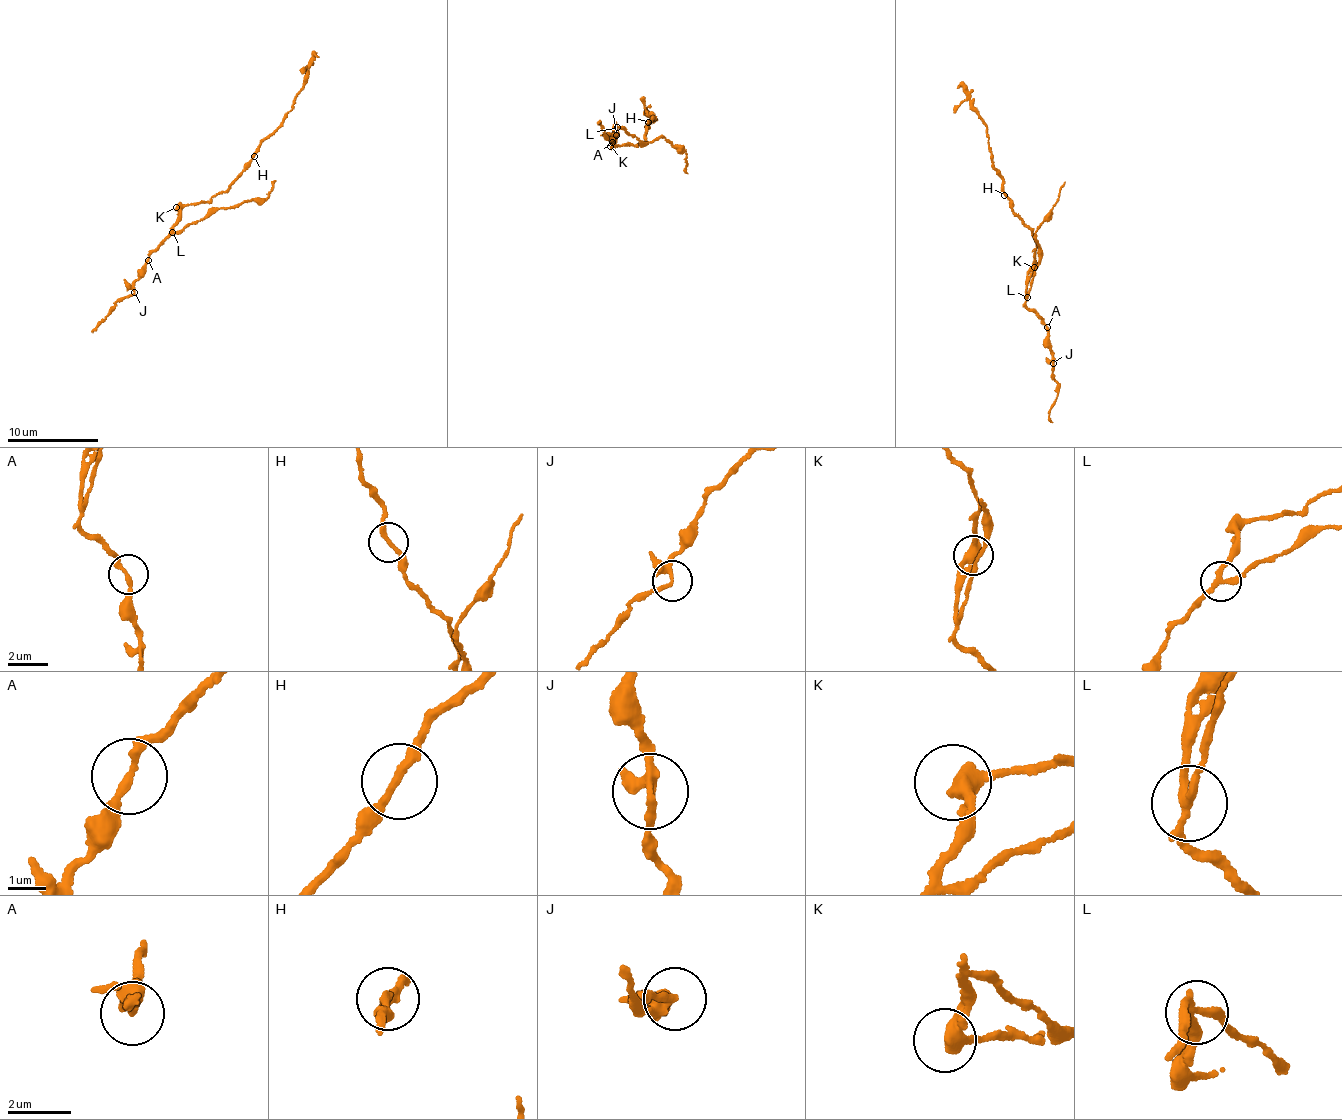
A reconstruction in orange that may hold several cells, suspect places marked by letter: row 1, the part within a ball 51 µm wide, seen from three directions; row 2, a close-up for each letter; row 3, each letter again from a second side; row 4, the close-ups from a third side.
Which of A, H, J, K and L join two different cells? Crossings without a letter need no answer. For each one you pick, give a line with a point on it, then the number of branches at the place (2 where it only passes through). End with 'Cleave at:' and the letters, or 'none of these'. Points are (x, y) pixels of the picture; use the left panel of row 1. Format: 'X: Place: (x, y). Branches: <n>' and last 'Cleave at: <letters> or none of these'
L: Place: (172, 232). Branches: 3
Cleave at: L

